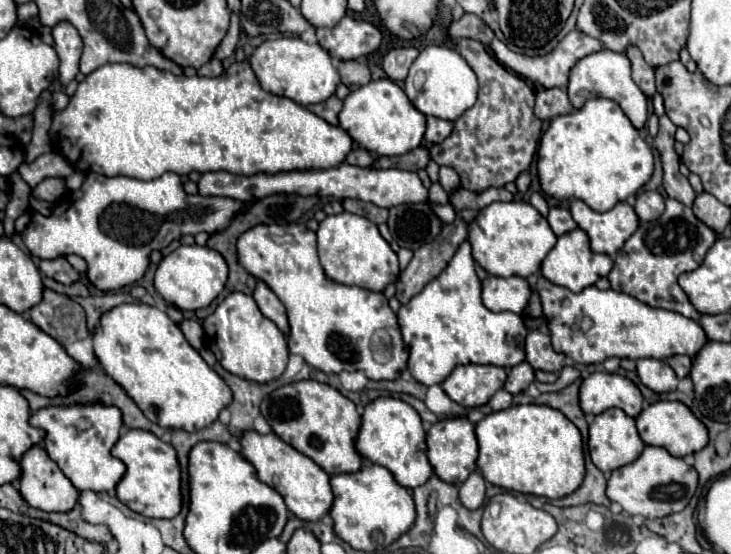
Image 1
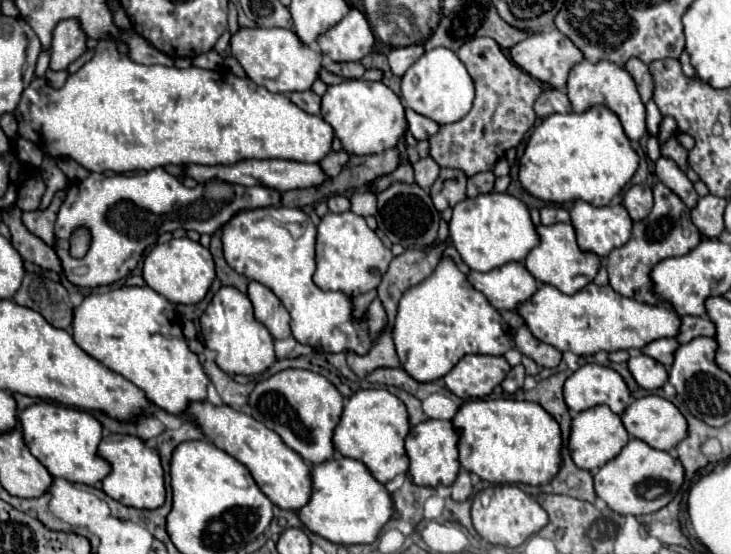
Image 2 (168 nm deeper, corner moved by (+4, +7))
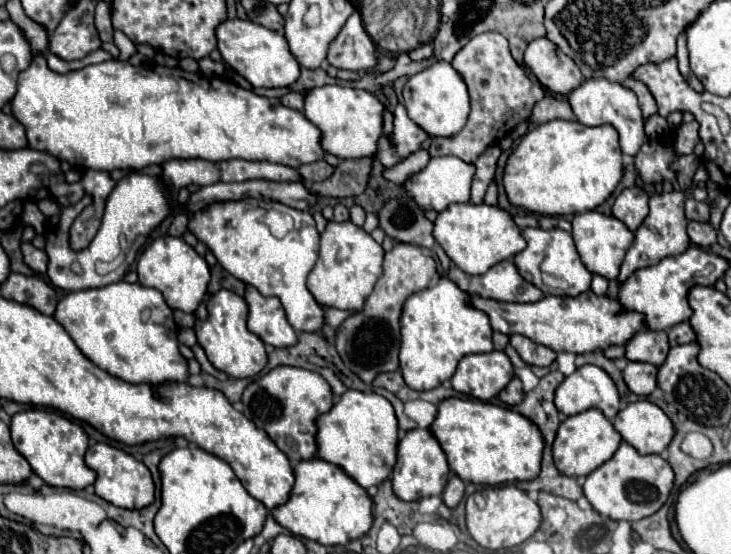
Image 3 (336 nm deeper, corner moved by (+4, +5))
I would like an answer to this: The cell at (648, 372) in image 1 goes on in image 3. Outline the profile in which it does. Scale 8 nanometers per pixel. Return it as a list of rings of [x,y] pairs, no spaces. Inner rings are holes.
[[[628,362],[628,366],[624,368],[624,380],[628,388],[640,396],[648,396],[656,390],[658,386],[656,376],[658,368],[648,362]]]

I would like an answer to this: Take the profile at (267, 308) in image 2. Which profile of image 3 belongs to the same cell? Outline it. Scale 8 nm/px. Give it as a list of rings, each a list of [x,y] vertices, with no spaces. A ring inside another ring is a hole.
[[[246,286],[244,300],[248,302],[248,330],[258,334],[266,344],[276,348],[296,344],[296,332],[286,320],[286,312],[278,298],[260,294],[254,286]]]

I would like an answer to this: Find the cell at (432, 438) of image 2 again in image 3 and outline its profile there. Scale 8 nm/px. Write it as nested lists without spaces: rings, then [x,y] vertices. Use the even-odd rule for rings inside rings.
[[[428,428],[408,430],[398,444],[398,462],[396,462],[396,468],[392,470],[394,494],[406,502],[418,500],[418,496],[420,498],[442,496],[448,476],[450,476],[450,466],[436,436]]]

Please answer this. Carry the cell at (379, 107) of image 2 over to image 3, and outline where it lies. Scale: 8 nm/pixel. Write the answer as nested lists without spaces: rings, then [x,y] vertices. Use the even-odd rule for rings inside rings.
[[[334,84],[312,88],[310,94],[306,94],[304,116],[322,130],[322,148],[338,158],[374,156],[378,150],[378,140],[384,132],[384,104],[376,94],[352,86]]]

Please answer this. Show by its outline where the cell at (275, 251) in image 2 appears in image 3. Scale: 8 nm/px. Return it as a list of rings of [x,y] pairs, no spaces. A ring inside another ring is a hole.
[[[244,198],[236,202],[212,204],[204,212],[190,218],[190,232],[202,240],[218,258],[224,270],[228,270],[238,280],[252,284],[264,296],[276,296],[288,316],[288,322],[298,332],[320,332],[326,326],[326,308],[316,302],[306,286],[306,278],[318,260],[318,232],[310,212],[302,212],[290,206],[274,206],[280,202],[264,202],[254,198]],[[266,208],[280,208],[294,218],[294,230],[282,240],[274,238],[266,224],[260,222]]]

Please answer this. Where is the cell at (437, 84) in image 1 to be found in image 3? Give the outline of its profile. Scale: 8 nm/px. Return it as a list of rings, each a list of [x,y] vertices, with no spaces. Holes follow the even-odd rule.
[[[444,60],[434,62],[422,72],[410,76],[402,96],[404,96],[404,106],[408,110],[408,116],[430,136],[454,136],[464,128],[468,120],[468,112],[470,112],[468,86],[464,84],[462,76],[452,68],[450,62]]]

